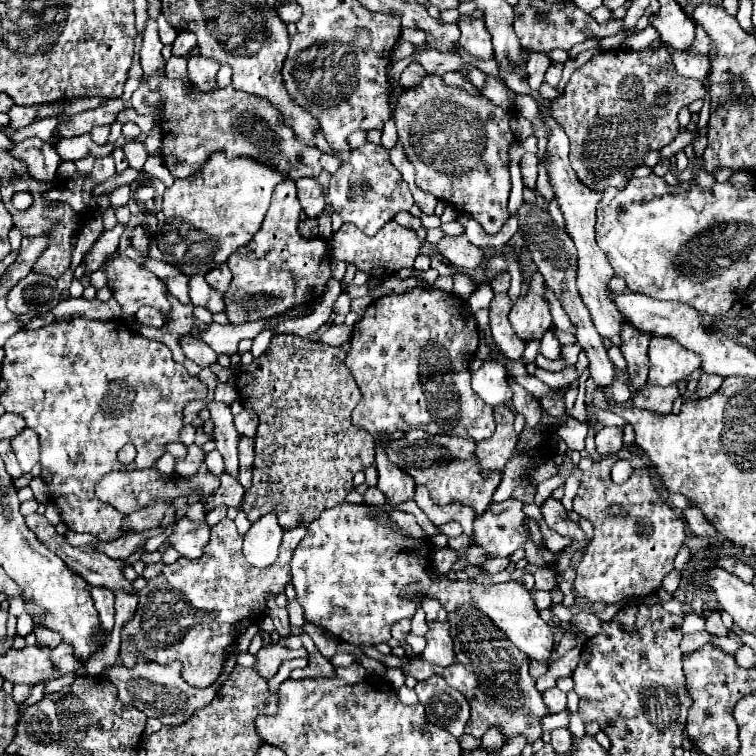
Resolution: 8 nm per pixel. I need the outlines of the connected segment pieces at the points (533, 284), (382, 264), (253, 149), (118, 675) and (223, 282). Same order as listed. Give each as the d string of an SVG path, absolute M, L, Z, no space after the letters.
M535 272L529 280L529 294L525 298L519 298L509 314L509 322L523 342L541 340L545 330L551 326L551 314L543 298L543 290L543 276Z
M387 222L375 236L365 236L361 230L357 230L357 226L353 224L343 224L339 232L333 234L333 238L329 240L329 252L335 260L343 260L343 262L351 262L357 266L357 270L369 274L369 276L379 276L379 278L387 278L391 273L398 272L401 268L413 268L416 256L421 248L421 241L417 238L417 234L409 228L401 228L395 222Z
M163 76L159 92L151 92L145 80L145 84L141 84L133 92L131 106L139 114L153 114L161 98L165 98L165 116L161 120L163 162L175 178L187 178L195 174L217 150L225 150L229 158L251 156L273 168L277 168L277 164L289 164L291 180L303 176L317 178L323 170L319 164L319 148L297 146L297 142L293 142L293 130L289 130L289 126L285 126L285 122L277 118L277 110L273 110L269 102L257 102L253 94L245 94L241 90L235 90L233 86L215 88L211 92L195 90L193 94L187 94L187 88L183 84L175 84L173 80Z
M251 624L247 629L245 629L237 638L237 651L234 652L229 659L225 662L222 675L207 688L193 688L189 686L187 682L181 680L181 662L173 662L169 666L161 666L161 664L153 664L153 662L147 662L143 656L137 656L139 658L139 664L135 668L125 668L121 662L109 666L103 676L107 676L119 690L119 698L123 702L133 702L137 704L137 708L141 712L145 712L147 716L151 718L159 718L165 726L175 726L175 724L181 724L185 720L189 720L193 716L193 712L205 704L209 704L213 700L213 696L217 694L217 690L225 683L225 680L231 675L235 666L237 665L237 656L242 651L246 652L249 647L251 638L259 631L259 626L257 624Z
M217 266L217 270L211 270L207 276L205 276L207 284L213 286L215 290L219 292L225 292L229 282L231 282L231 270L227 266Z

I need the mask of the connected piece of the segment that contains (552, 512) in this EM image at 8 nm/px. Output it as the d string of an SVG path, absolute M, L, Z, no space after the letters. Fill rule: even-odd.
M547 498L545 504L541 506L541 514L543 514L543 520L545 524L551 528L551 530L557 530L559 534L563 536L571 536L571 540L585 540L585 534L583 530L579 528L579 524L571 522L565 514L565 508L559 500L555 498Z

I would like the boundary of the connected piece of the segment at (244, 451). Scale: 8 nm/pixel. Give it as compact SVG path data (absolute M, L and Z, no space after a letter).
M241 438L241 440L239 440L239 476L237 476L237 482L239 482L245 490L249 490L249 486L251 486L253 456L255 456L253 440L251 440L251 438Z

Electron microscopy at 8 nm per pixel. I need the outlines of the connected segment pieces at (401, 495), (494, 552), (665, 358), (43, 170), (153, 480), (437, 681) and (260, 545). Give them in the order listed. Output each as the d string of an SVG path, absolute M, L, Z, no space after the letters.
M387 444L377 446L377 456L375 456L375 464L377 464L377 470L379 470L377 488L387 496L387 504L395 506L395 504L413 500L415 482L413 482L413 478L409 478L409 474L405 474L403 470L399 470L397 466L393 466L387 460L385 446Z
M511 498L501 504L491 504L473 522L473 534L487 558L511 556L525 542L523 504Z
M651 338L649 362L649 384L653 386L671 386L701 366L697 354L677 346L671 338Z
M27 138L19 144L13 144L11 154L27 164L27 174L33 180L55 184L57 166L61 160L57 158L53 144L43 142L41 138Z
M201 462L199 470L191 476L191 478L181 478L179 474L161 474L159 470L151 468L151 470L123 470L123 472L111 472L105 478L101 478L95 486L95 496L113 506L115 510L119 510L121 514L131 514L137 512L139 508L149 506L151 502L159 500L165 504L171 504L173 500L181 498L181 496L191 496L191 494L199 494L199 500L205 502L209 496L215 494L215 490L221 486L219 478L215 474L209 472L207 464Z
M427 678L415 686L419 696L419 704L425 706L425 720L433 726L439 726L453 734L455 738L463 736L465 724L469 720L469 702L465 696L451 686L443 678Z
M273 512L253 522L243 542L243 554L247 562L257 568L271 566L277 560L281 536L283 536L283 528L279 526L277 516Z

